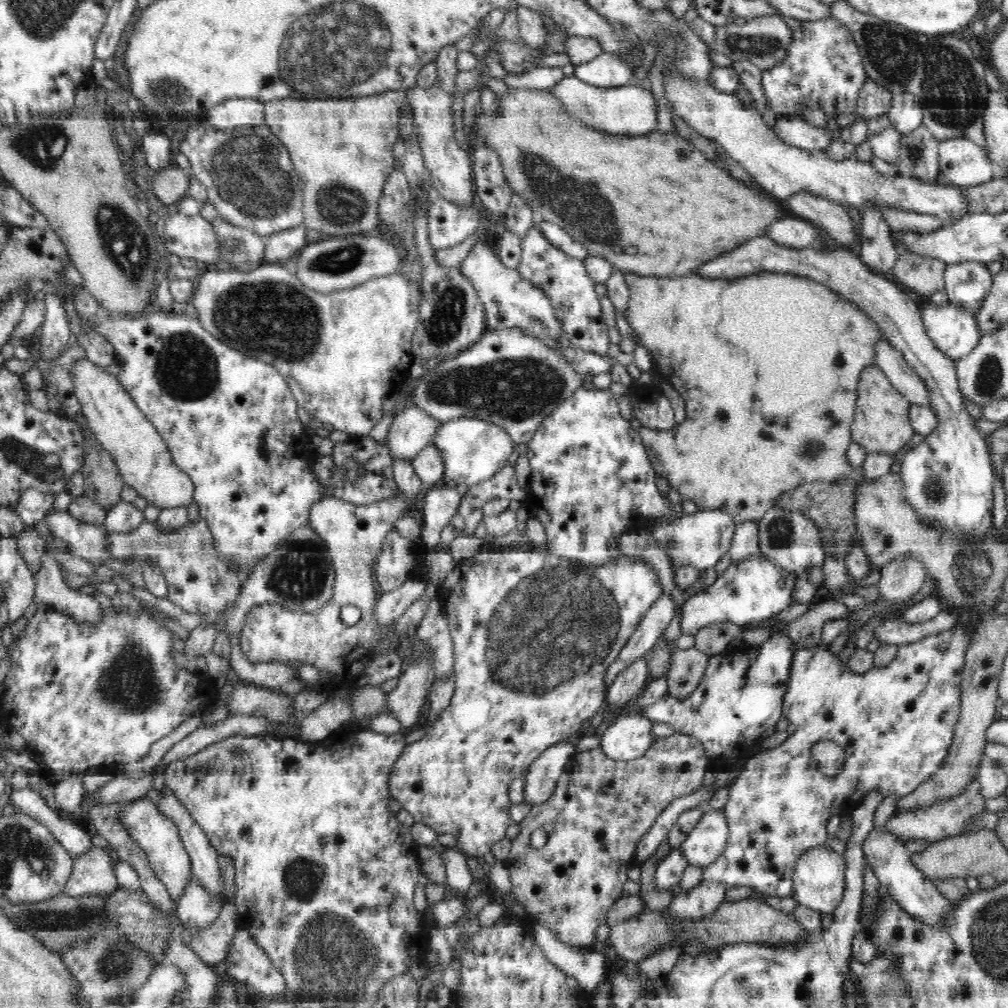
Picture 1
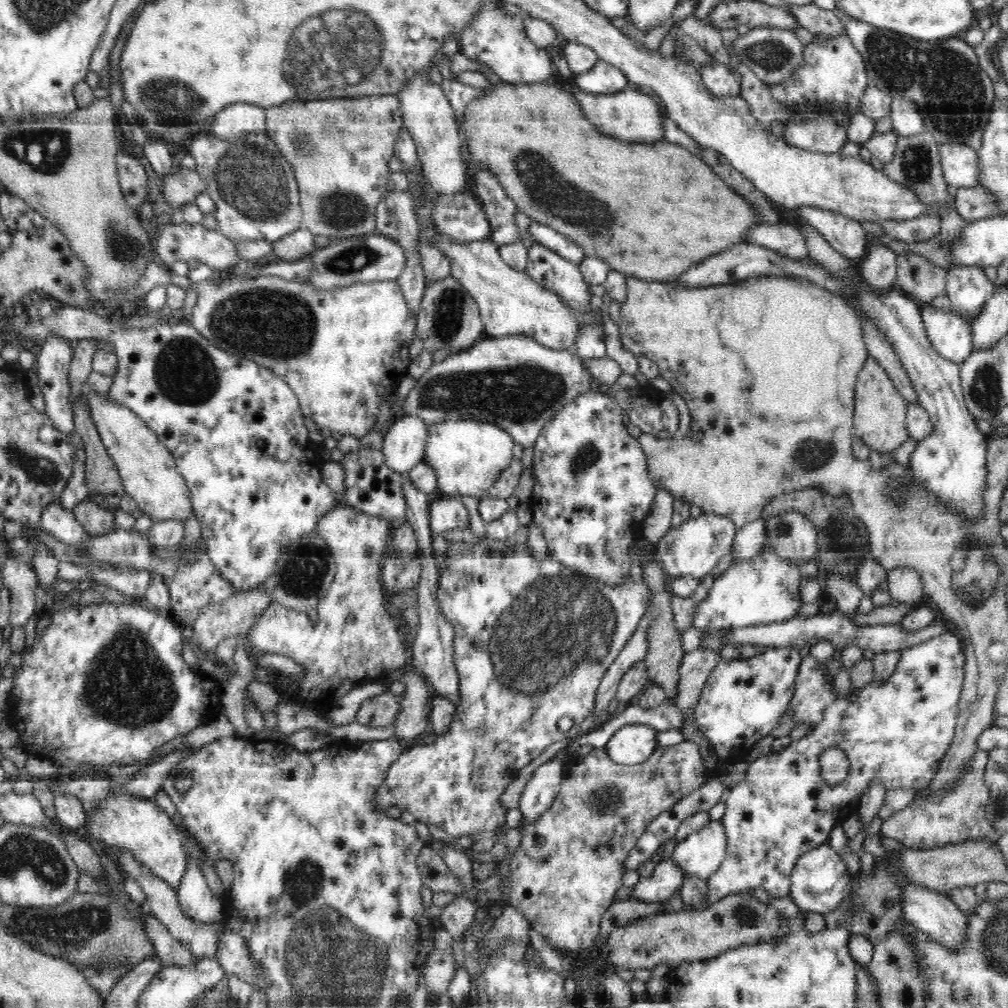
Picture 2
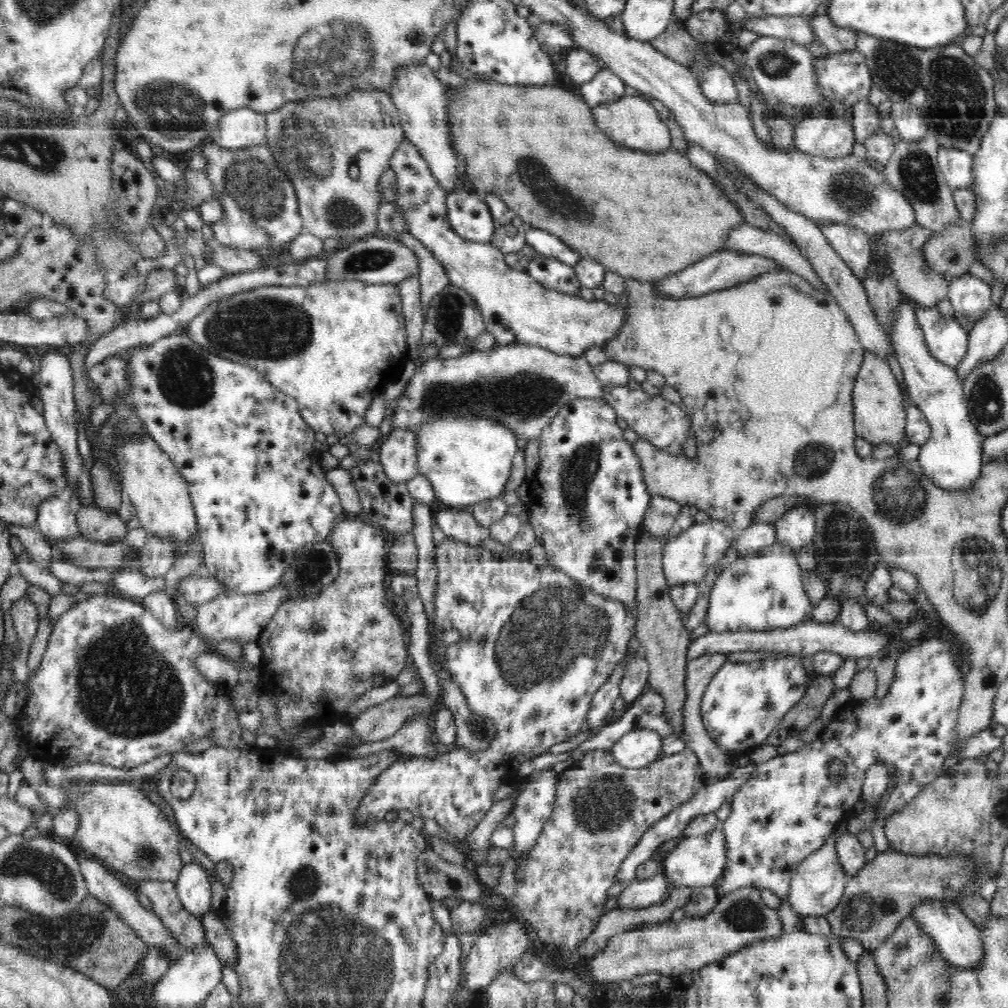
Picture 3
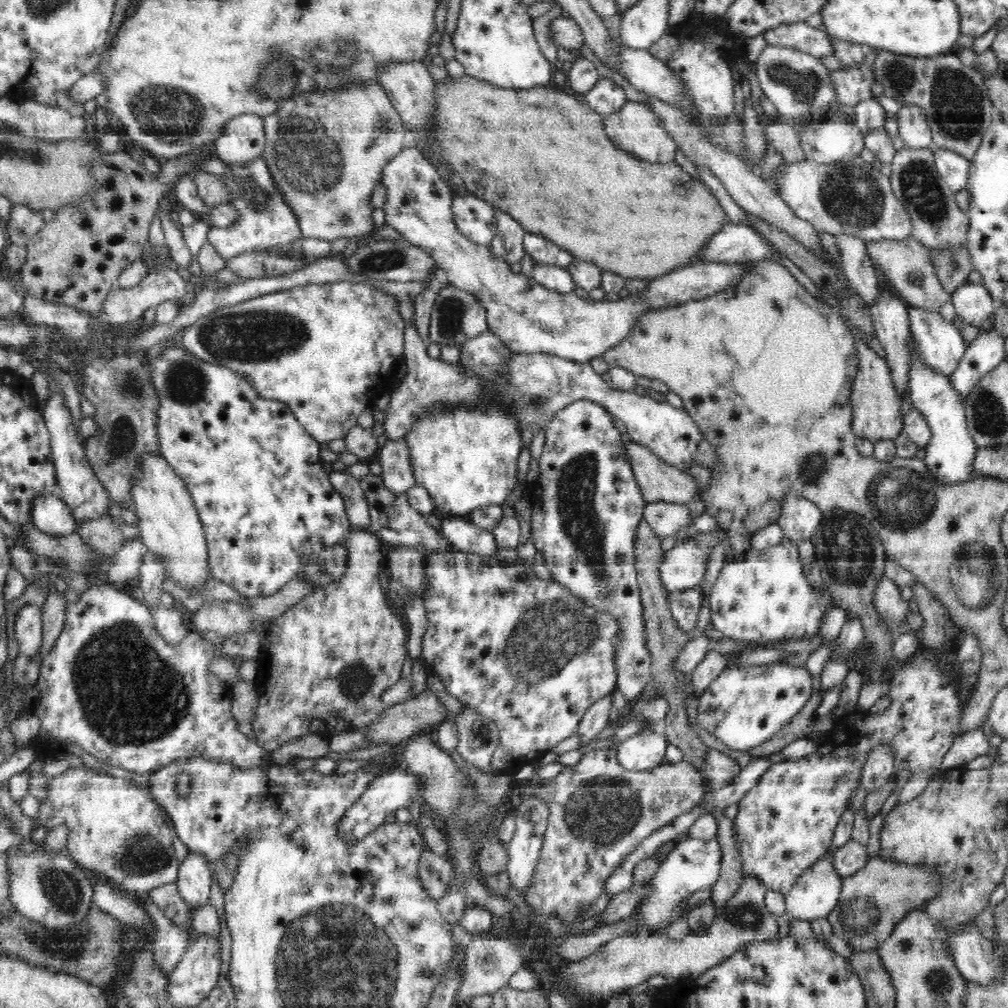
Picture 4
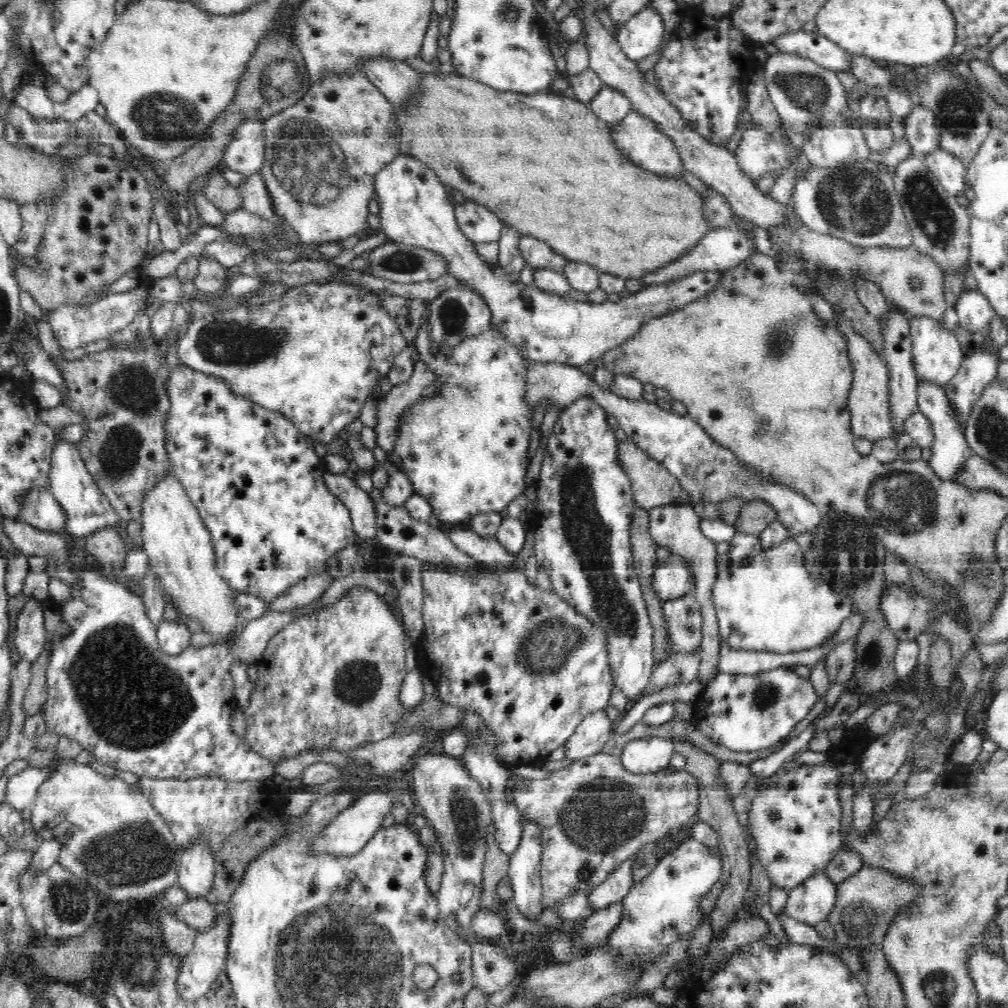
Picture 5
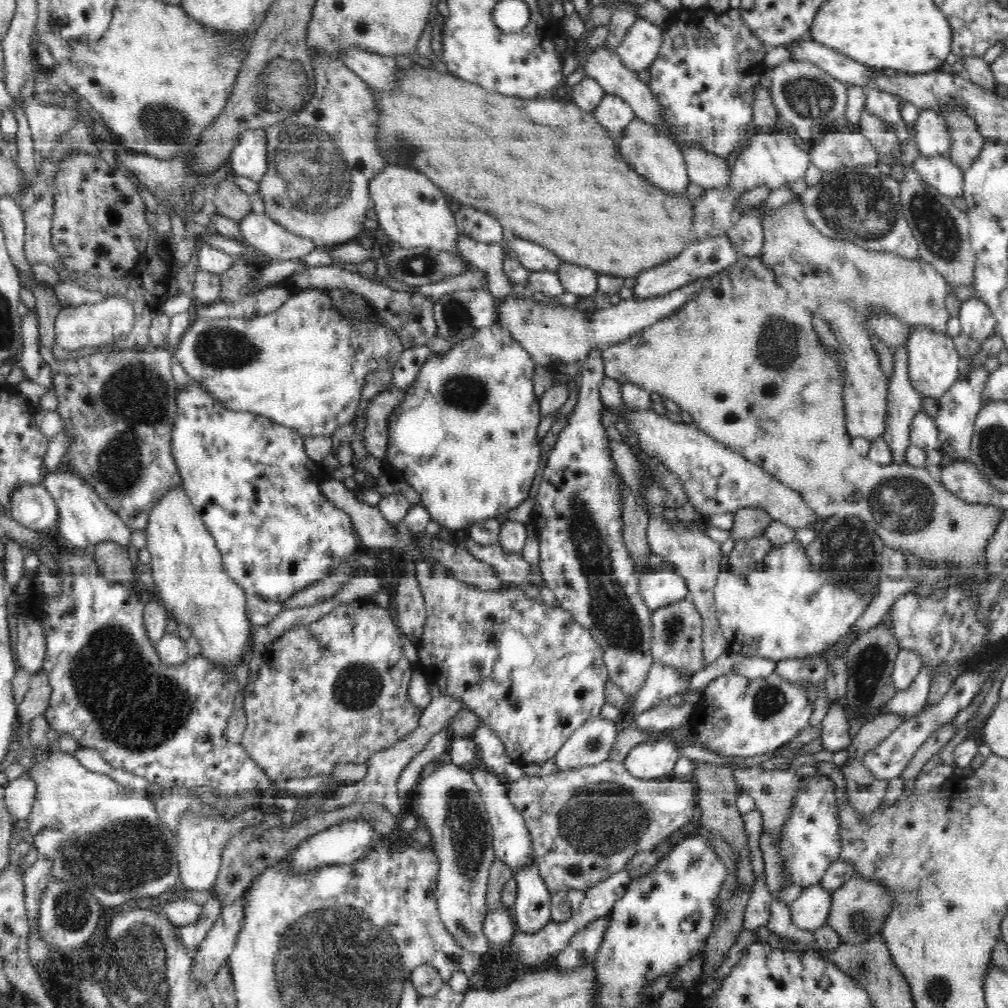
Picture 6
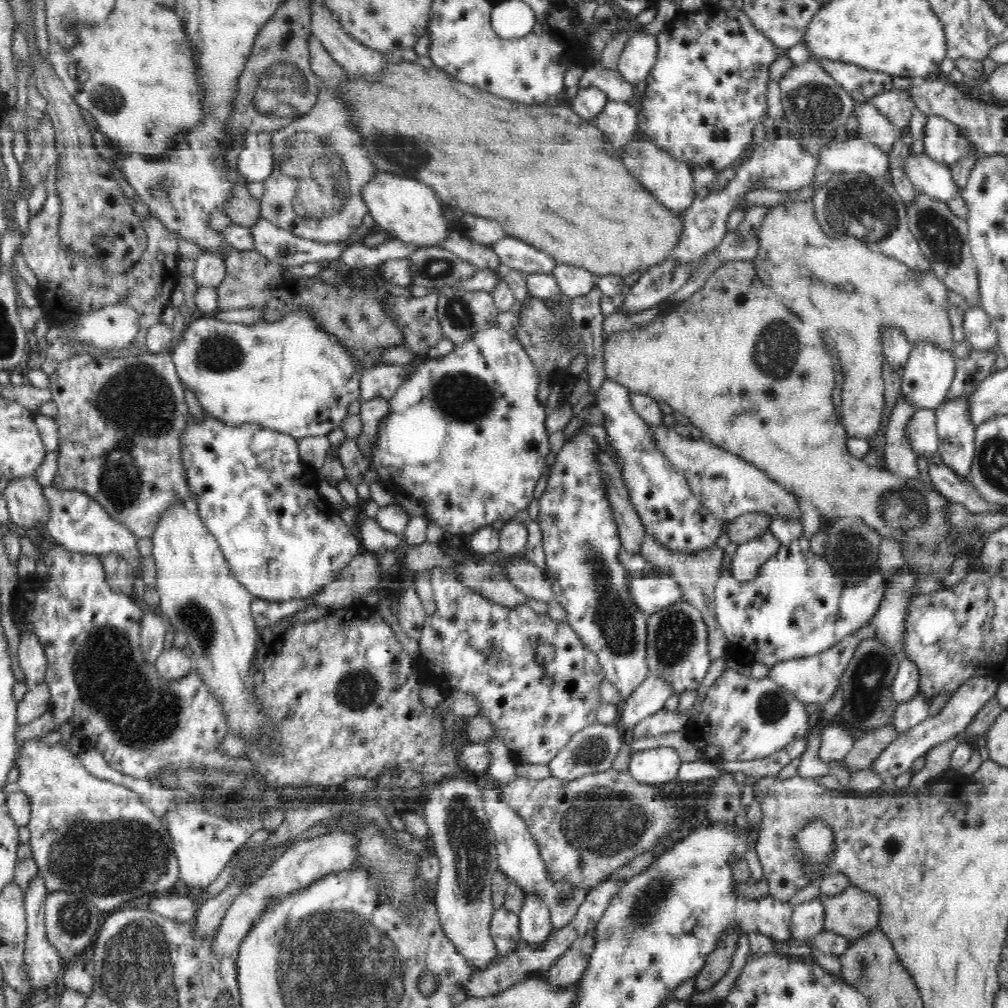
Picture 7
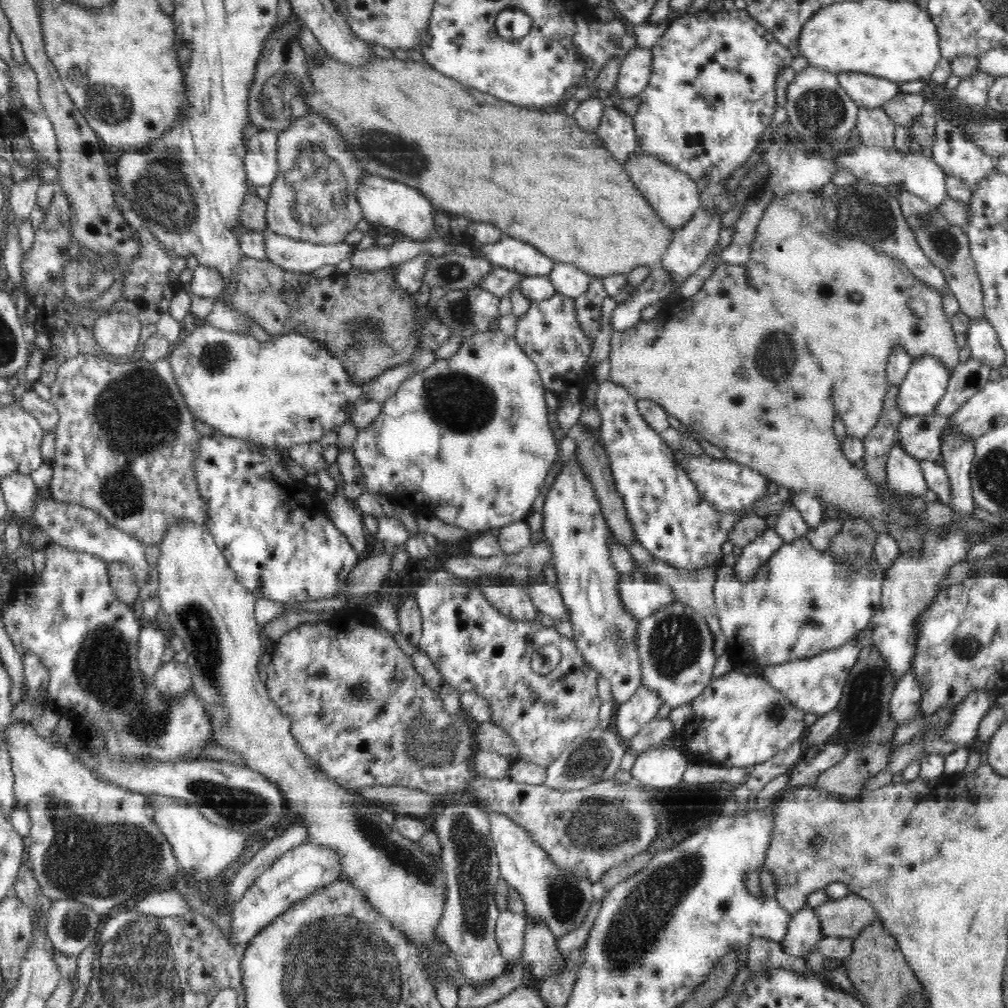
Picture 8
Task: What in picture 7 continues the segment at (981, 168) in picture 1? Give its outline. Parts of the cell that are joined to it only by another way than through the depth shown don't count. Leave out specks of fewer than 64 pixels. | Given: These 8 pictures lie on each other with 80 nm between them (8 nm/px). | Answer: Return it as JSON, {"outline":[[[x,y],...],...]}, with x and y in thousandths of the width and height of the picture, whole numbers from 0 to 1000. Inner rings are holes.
{"outline":[[[918,152],[901,154],[896,159],[896,173],[911,190],[923,198],[938,200],[946,194],[953,194],[952,188],[946,183],[944,168]]]}

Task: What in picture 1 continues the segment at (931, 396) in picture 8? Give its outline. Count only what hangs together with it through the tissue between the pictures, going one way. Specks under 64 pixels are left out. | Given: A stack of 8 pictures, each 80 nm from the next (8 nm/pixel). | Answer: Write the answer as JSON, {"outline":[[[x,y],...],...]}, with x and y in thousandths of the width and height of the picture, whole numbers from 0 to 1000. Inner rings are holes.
{"outline":[[[941,300],[938,304],[923,301],[914,308],[914,311],[920,332],[927,338],[929,345],[932,345],[939,354],[950,358],[961,349],[964,349],[964,346],[973,337],[970,321],[967,321],[967,312],[964,309],[951,307]]]}

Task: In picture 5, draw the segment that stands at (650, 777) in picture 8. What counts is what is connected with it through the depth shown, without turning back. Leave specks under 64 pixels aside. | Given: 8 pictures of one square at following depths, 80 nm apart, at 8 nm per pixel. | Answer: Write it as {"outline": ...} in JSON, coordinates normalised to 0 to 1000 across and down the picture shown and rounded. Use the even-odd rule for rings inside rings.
{"outline":[[[651,730],[632,732],[621,737],[615,754],[621,764],[641,768],[666,762],[664,756],[670,746],[665,733]]]}

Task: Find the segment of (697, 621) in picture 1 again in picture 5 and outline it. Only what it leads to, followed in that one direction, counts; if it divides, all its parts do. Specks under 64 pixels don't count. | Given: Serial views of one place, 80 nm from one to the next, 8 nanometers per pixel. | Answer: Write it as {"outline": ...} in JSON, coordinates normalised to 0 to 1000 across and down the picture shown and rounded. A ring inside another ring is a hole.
{"outline":[[[786,533],[748,551],[740,561],[716,562],[706,582],[715,633],[730,645],[774,649],[813,641],[841,611],[850,608],[850,601],[841,588],[821,581],[821,591],[813,591],[813,585],[806,581],[810,579],[798,565],[798,548]]]}

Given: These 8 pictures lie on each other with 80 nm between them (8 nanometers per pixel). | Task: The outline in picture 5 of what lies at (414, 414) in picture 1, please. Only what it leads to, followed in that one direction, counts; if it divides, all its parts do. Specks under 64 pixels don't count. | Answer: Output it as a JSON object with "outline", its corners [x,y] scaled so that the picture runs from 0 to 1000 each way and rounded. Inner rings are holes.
{"outline":[[[387,445],[381,458],[381,464],[385,468],[385,480],[379,486],[379,491],[388,502],[402,502],[403,496],[412,488],[400,463],[401,459],[397,457],[393,446]]]}

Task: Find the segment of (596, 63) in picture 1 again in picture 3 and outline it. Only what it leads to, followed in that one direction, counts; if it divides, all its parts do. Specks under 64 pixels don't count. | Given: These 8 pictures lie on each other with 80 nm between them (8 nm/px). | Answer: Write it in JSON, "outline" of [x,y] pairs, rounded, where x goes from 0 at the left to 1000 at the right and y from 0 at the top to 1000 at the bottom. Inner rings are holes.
{"outline":[[[595,68],[584,80],[578,81],[574,87],[576,95],[583,105],[601,105],[613,101],[619,94],[621,83],[606,68]]]}

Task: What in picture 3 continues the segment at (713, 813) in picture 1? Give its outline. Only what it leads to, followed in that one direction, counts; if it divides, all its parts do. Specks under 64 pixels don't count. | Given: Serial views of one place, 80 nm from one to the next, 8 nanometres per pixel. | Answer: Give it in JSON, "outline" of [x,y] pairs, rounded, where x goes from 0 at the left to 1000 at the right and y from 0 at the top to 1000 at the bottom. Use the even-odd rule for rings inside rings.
{"outline":[[[716,820],[710,821],[696,829],[680,830],[663,846],[658,855],[657,866],[661,866],[665,886],[674,879],[688,881],[708,879],[719,862],[721,837]]]}

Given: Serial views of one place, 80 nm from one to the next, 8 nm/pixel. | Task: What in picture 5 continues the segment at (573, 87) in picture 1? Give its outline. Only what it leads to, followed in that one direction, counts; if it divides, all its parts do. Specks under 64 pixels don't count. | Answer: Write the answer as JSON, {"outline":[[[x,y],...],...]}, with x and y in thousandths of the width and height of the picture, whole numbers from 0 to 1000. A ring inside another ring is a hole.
{"outline":[[[625,108],[623,115],[611,126],[605,126],[606,137],[612,148],[627,159],[629,163],[641,167],[647,173],[657,173],[659,177],[673,179],[677,177],[678,159],[673,151],[672,145],[661,133],[658,133],[654,126],[645,117],[633,112],[631,108]]]}

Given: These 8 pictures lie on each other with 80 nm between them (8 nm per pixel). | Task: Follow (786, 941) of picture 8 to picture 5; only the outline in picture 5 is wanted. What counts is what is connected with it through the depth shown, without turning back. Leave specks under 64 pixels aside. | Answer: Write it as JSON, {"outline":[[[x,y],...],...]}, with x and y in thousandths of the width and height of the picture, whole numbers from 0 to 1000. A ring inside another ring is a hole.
{"outline":[[[812,864],[806,871],[783,882],[778,904],[784,911],[808,919],[821,911],[830,891],[829,883],[830,879],[818,864]]]}

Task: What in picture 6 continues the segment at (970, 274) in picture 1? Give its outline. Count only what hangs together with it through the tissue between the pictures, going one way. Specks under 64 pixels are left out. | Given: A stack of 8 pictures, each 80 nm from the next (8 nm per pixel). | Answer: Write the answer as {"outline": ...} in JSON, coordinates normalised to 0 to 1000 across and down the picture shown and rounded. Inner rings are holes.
{"outline":[[[968,294],[953,300],[951,308],[953,329],[976,339],[977,335],[985,333],[989,327],[986,313],[982,310],[980,303]]]}

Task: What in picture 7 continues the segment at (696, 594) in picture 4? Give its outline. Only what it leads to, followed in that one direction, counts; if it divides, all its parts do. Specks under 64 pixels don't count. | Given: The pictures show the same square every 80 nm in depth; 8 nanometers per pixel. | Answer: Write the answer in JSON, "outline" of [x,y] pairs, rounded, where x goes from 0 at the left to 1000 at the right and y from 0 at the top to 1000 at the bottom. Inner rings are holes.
{"outline":[[[676,596],[666,601],[661,601],[661,603],[657,603],[657,605],[642,613],[641,629],[640,651],[643,670],[658,675],[666,683],[667,689],[670,688],[675,688],[687,683],[692,684],[706,657],[703,652],[703,628],[694,607],[685,597]]]}

